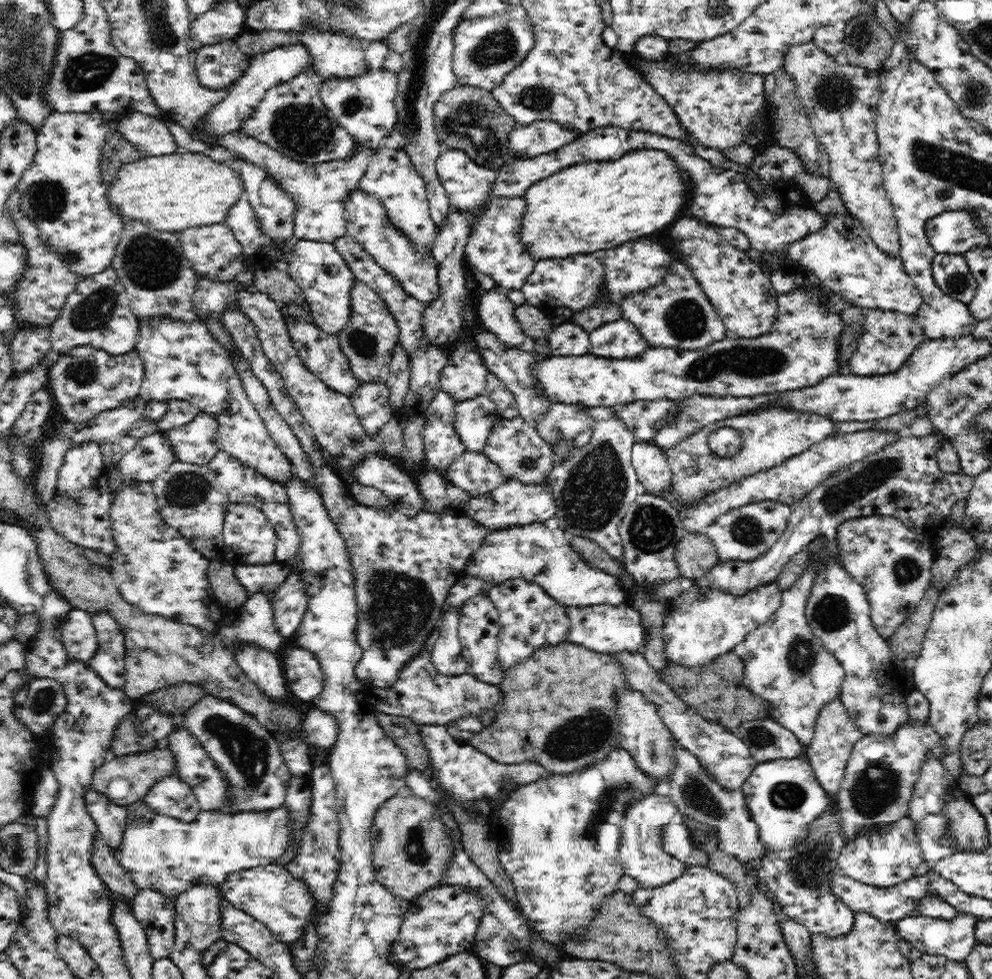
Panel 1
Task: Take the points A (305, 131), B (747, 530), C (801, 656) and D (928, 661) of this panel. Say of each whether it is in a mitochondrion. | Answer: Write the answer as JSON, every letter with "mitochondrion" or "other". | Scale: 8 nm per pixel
{"A":"mitochondrion","B":"mitochondrion","C":"mitochondrion","D":"other"}

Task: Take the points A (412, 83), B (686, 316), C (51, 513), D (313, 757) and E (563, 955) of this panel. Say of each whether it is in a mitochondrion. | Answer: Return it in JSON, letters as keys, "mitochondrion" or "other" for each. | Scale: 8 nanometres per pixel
{"A":"mitochondrion","B":"mitochondrion","C":"other","D":"other","E":"other"}

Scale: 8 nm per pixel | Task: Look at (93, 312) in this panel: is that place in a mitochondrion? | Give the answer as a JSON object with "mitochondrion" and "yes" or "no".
{"mitochondrion":"yes"}

